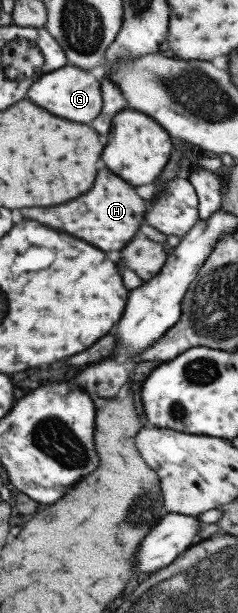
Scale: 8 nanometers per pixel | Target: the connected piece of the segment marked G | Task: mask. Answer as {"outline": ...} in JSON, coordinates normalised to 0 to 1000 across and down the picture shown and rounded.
{"outline":[[[282,104],[231,113],[134,134],[118,148],[101,152],[118,165],[151,168],[160,175],[227,184],[235,191],[319,197],[319,201],[370,201],[387,197],[424,179],[424,148],[412,132],[374,119],[374,114]]]}

